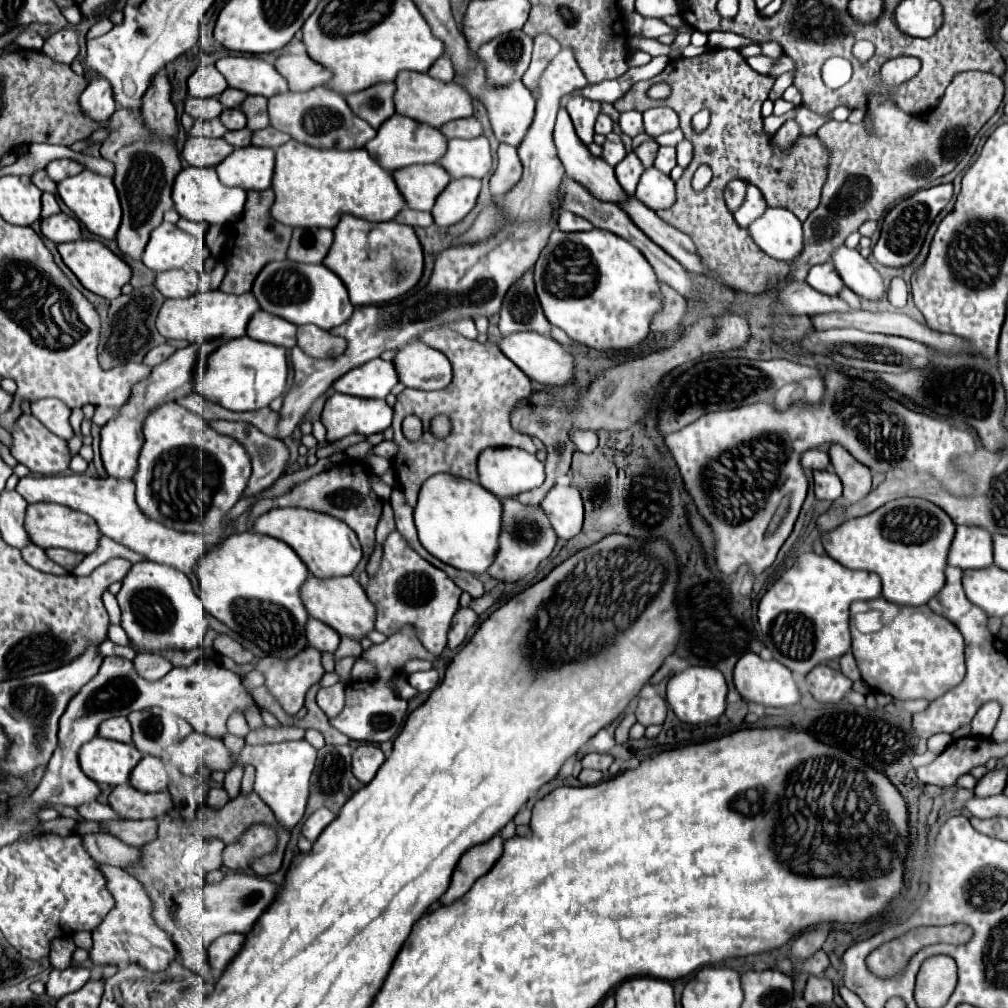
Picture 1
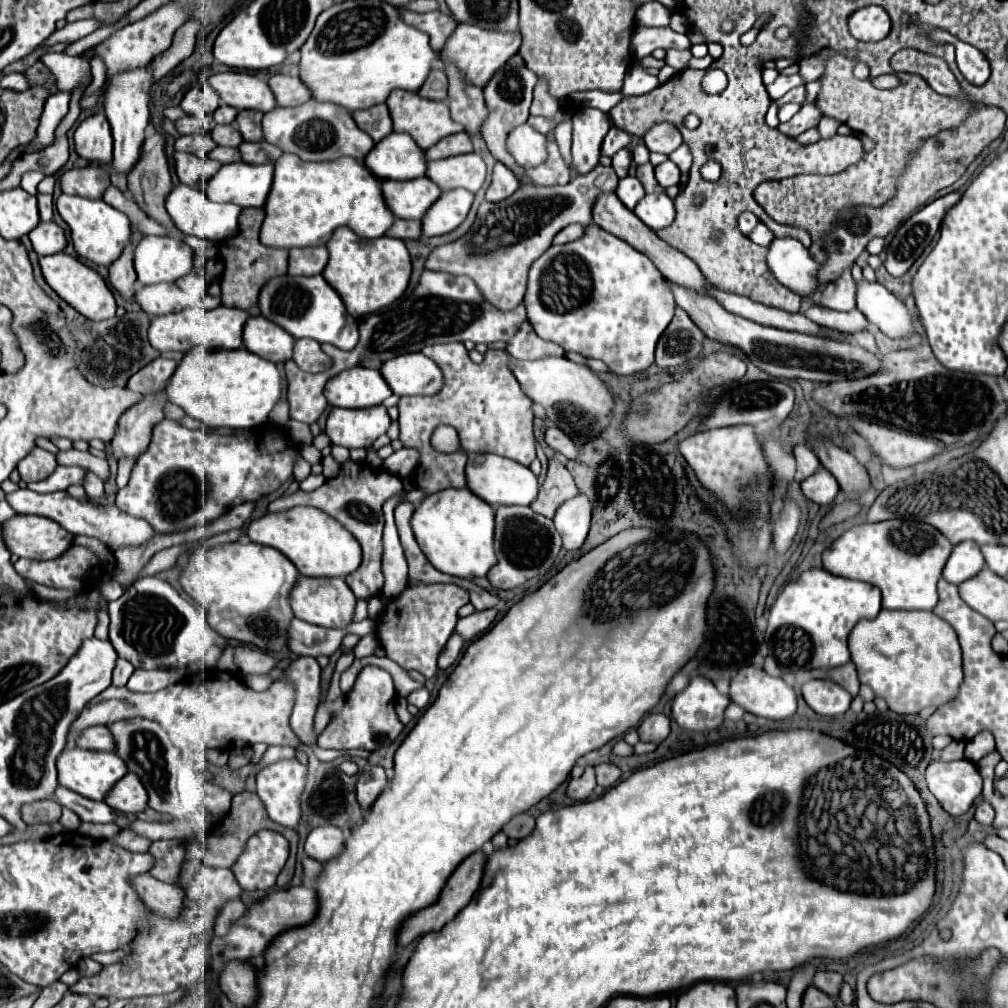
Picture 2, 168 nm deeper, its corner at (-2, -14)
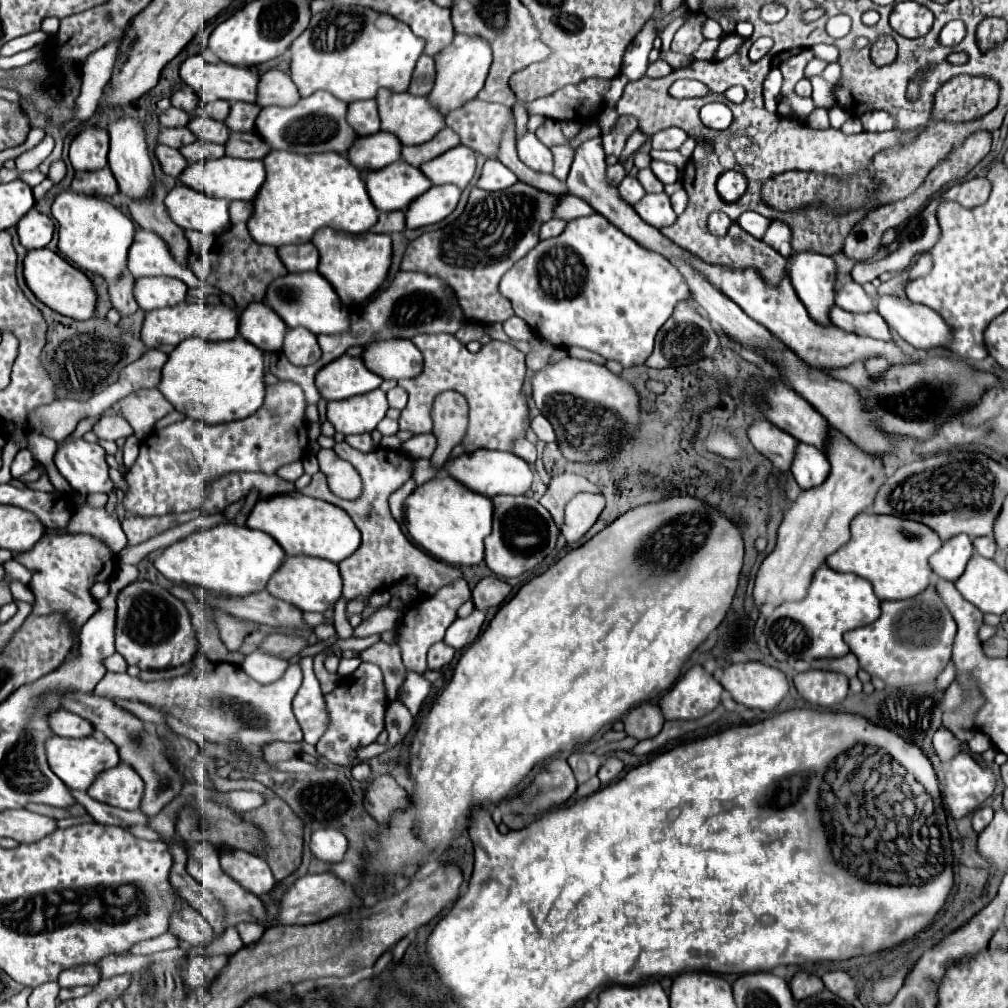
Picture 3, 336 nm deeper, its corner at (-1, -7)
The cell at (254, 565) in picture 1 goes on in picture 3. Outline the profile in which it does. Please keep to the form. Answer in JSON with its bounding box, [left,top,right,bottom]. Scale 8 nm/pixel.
[154,523,286,595]

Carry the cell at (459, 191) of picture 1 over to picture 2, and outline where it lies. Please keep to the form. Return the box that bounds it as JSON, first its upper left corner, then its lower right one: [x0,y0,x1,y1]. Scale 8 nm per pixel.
[423,188,475,236]

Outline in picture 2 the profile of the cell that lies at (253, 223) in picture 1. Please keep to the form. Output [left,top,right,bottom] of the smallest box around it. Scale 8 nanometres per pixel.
[221,208,289,316]

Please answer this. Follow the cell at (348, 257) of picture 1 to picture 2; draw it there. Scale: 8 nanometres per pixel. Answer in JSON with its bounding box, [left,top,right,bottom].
[323,226,413,318]

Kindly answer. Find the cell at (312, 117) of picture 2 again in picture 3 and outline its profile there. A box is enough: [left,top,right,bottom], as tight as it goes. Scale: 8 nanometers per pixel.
[256,91,358,153]

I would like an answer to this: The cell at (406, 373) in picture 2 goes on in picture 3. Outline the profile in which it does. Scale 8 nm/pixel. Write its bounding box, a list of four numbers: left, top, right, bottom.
[362,339,422,379]

